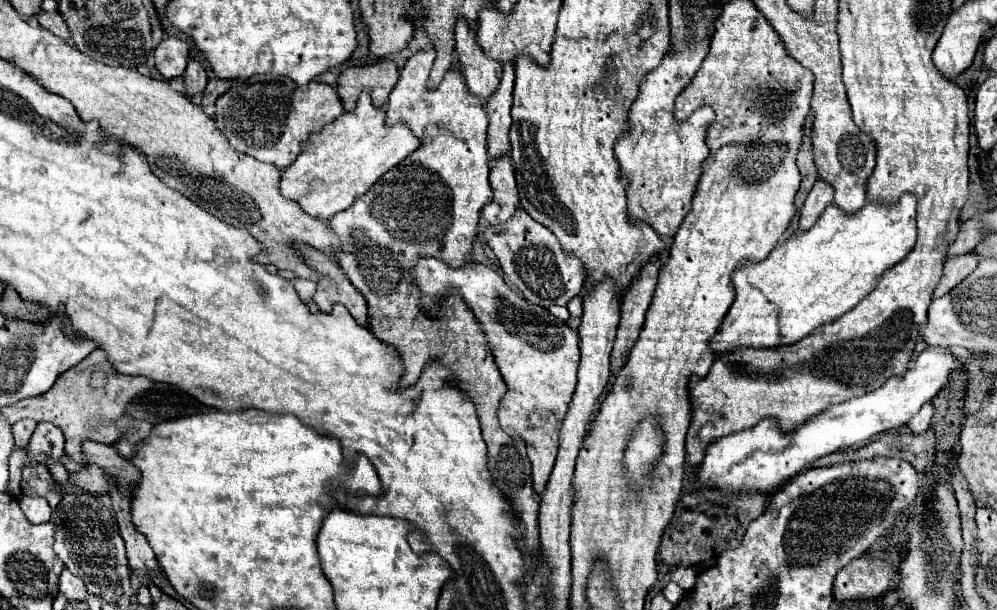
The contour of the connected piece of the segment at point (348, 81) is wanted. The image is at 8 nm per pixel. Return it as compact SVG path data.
M383 60L363 68L347 68L337 80L337 92L345 110L353 110L357 96L363 92L371 94L375 106L387 102L389 92L399 80L399 68L393 60Z

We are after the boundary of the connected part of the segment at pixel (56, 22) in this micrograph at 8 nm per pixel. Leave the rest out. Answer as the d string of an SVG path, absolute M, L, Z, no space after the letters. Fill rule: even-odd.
M41 10L41 12L35 16L35 20L39 22L39 26L51 30L55 36L59 36L59 38L63 38L63 40L69 40L69 38L71 38L71 36L69 36L69 30L67 30L67 24L63 22L63 18L61 18L59 12L45 12L45 10Z

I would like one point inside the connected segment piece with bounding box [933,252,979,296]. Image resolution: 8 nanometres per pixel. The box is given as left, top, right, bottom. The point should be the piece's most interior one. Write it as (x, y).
(955, 269)

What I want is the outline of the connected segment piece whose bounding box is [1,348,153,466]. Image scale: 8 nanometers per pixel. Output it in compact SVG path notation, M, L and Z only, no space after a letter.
M97 348L85 360L81 360L77 366L73 366L65 374L61 374L61 378L57 378L57 382L53 384L51 390L47 390L45 394L33 396L33 398L23 398L21 402L15 402L13 406L1 408L1 412L7 416L9 424L15 424L17 420L23 420L23 418L57 424L65 434L65 454L73 462L85 466L89 462L85 462L85 454L81 454L81 444L85 440L93 440L93 442L111 446L117 440L121 440L123 434L115 422L119 418L127 416L129 402L135 396L147 392L151 386L153 386L153 382L149 378L125 376L125 374L119 374L117 370L113 370L111 362L107 360L105 350Z

